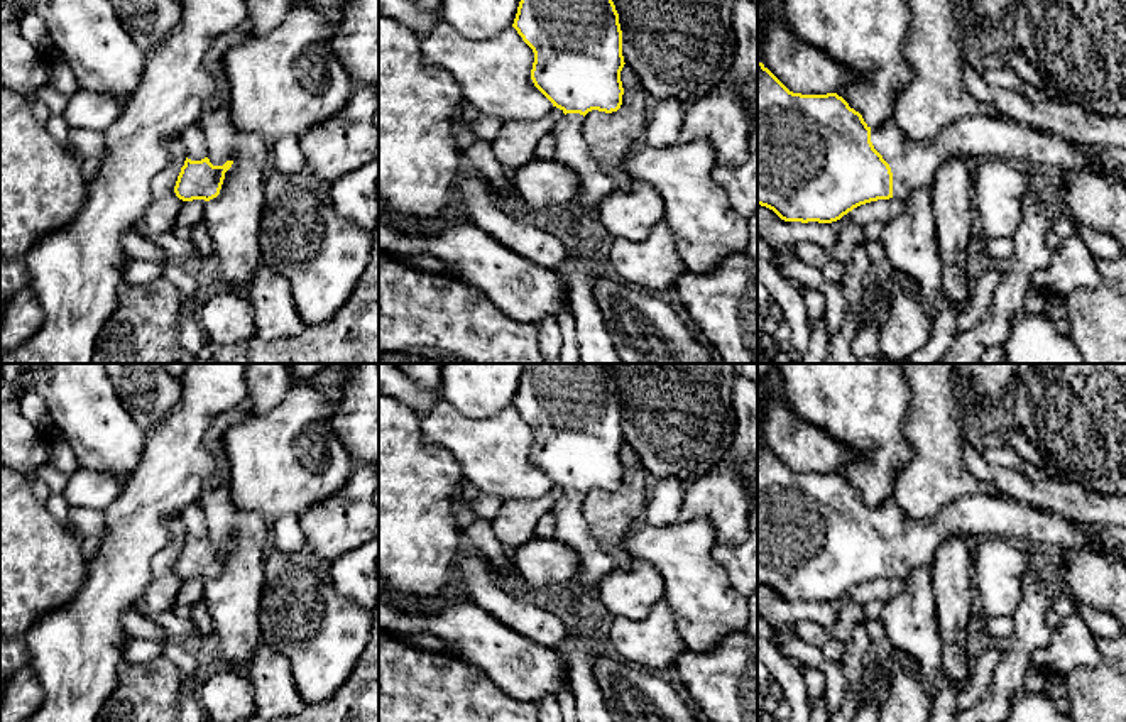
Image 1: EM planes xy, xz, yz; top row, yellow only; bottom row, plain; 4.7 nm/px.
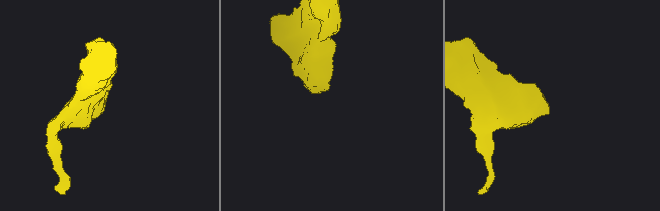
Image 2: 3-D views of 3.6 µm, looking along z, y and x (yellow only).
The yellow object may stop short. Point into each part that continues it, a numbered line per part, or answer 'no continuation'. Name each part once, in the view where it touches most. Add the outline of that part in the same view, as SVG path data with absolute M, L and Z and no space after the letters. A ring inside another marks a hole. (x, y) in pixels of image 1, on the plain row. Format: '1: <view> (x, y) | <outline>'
1: yz (979, 516) | M970 494L945 506L933 519L910 521L891 502L871 507L874 528L893 551L893 577L908 578L918 566L932 566L937 550L950 538L1019 539L1030 550L1087 548L1121 558L1107 541L1090 538L1080 522L999 494Z

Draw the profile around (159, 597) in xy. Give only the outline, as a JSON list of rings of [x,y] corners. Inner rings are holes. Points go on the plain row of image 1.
[[[172,517],[169,522],[169,543],[154,555],[150,582],[137,604],[145,619],[154,619],[176,607],[176,597],[184,580],[176,575],[174,565],[184,539],[186,529],[181,517]]]

